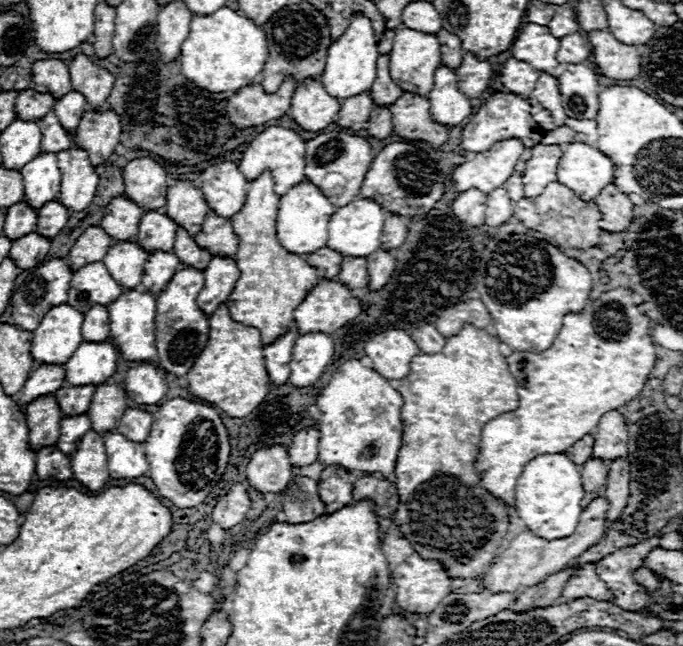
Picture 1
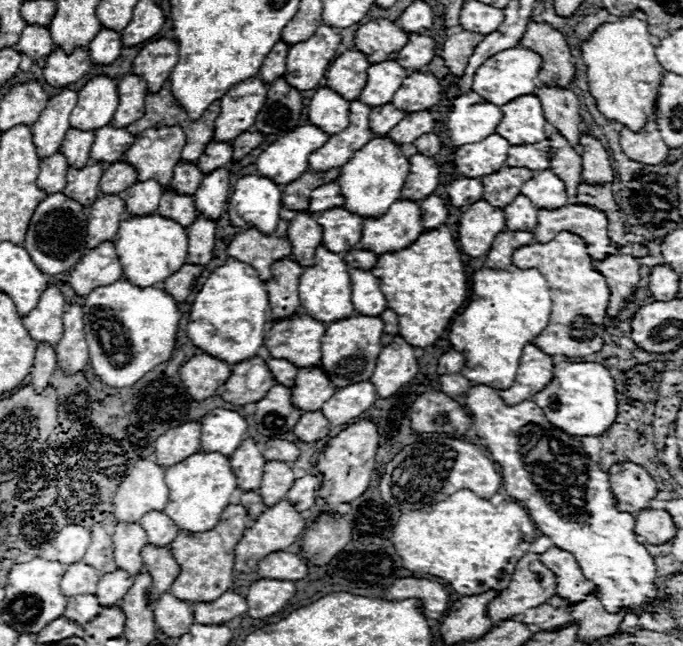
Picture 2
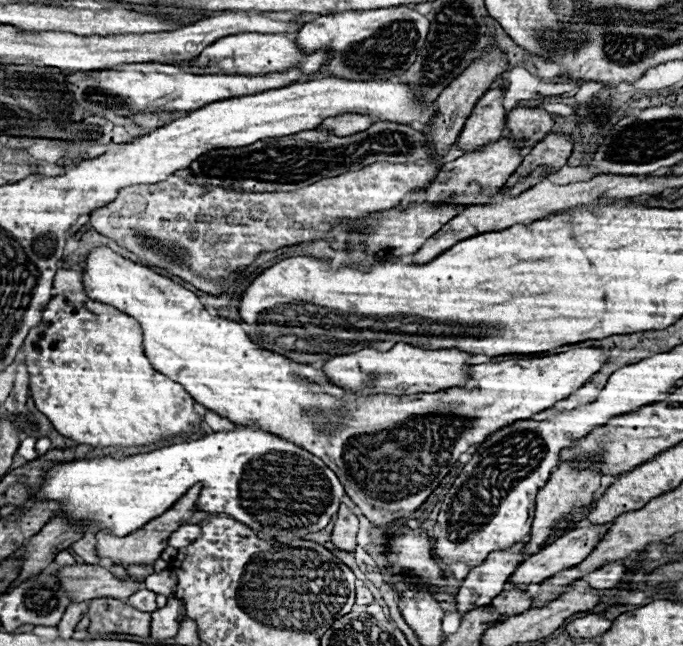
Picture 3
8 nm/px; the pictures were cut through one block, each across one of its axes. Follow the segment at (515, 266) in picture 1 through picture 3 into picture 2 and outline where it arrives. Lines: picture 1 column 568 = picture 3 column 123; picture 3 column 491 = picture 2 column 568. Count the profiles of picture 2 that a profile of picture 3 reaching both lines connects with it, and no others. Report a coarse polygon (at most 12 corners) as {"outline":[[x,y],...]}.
{"outline":[[560,362],[536,396],[550,424],[602,436],[618,416],[598,362]]}

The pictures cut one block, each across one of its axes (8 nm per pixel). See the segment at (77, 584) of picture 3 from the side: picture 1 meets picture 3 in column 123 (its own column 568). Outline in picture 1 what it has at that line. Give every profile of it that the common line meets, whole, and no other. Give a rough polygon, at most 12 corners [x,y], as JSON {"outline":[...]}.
{"outline":[[584,564],[566,582],[564,600],[612,600],[594,564]]}

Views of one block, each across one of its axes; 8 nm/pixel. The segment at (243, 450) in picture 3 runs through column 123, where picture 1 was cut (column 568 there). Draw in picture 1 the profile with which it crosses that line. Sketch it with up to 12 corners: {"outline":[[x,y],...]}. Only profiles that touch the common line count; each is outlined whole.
{"outline":[[566,454],[516,482],[516,514],[540,538],[570,536],[584,488]]}

